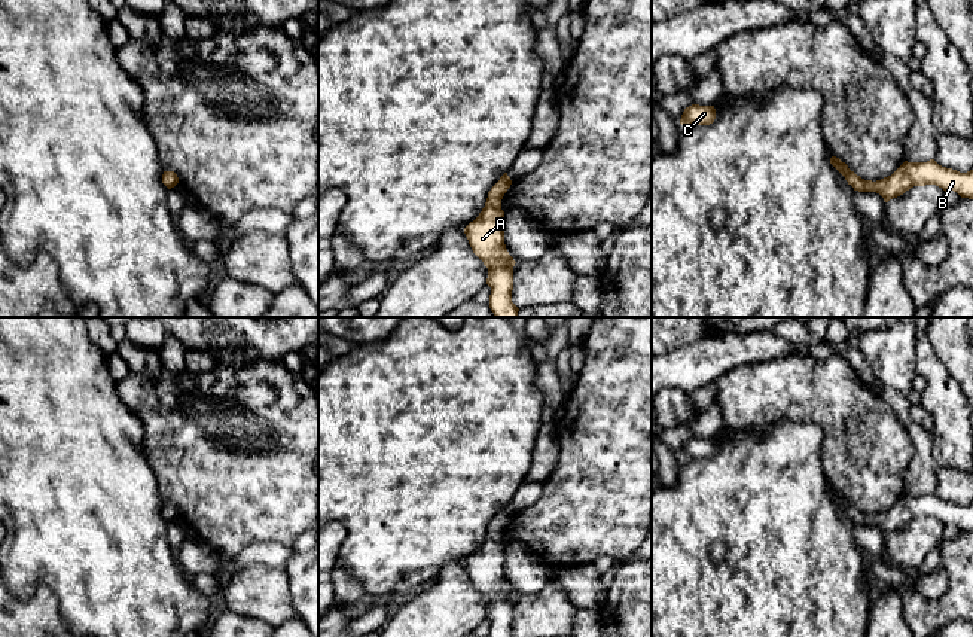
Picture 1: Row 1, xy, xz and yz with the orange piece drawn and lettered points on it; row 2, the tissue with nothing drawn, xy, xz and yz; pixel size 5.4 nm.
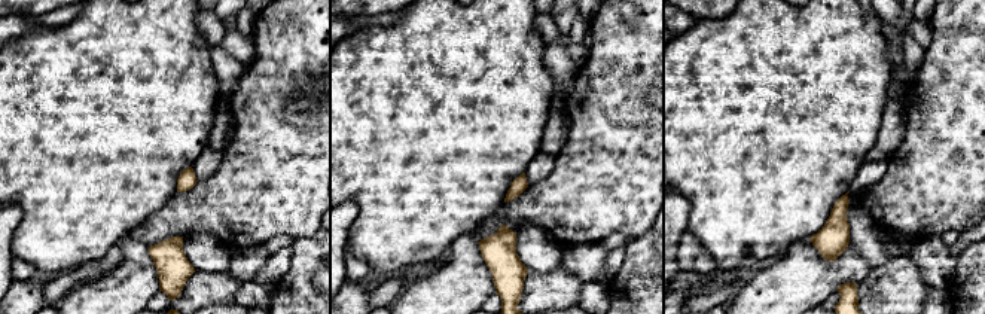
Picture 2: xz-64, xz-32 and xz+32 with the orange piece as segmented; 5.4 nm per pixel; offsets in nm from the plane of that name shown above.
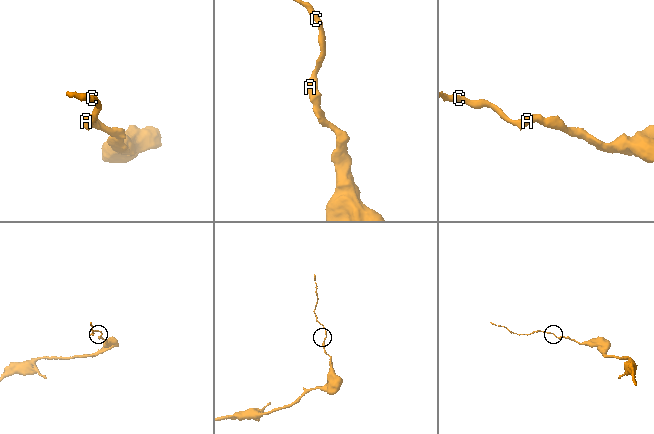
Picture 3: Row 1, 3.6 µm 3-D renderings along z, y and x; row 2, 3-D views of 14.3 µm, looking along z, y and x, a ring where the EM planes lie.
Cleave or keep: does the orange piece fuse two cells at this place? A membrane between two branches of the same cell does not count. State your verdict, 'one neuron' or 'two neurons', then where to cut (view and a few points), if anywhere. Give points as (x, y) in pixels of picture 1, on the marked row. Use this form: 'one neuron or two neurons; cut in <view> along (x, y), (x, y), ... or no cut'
one neuron; no cut

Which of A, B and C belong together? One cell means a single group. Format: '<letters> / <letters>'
A B C

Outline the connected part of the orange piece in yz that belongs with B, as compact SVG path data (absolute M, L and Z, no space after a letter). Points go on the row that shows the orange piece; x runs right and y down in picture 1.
M832 156L830 164L858 192L876 192L885 202L903 195L913 186L936 185L945 192L954 191L961 198L973 199L973 170L960 173L939 165L934 159L927 162L905 161L891 176L872 182L864 180L848 168L839 158Z

